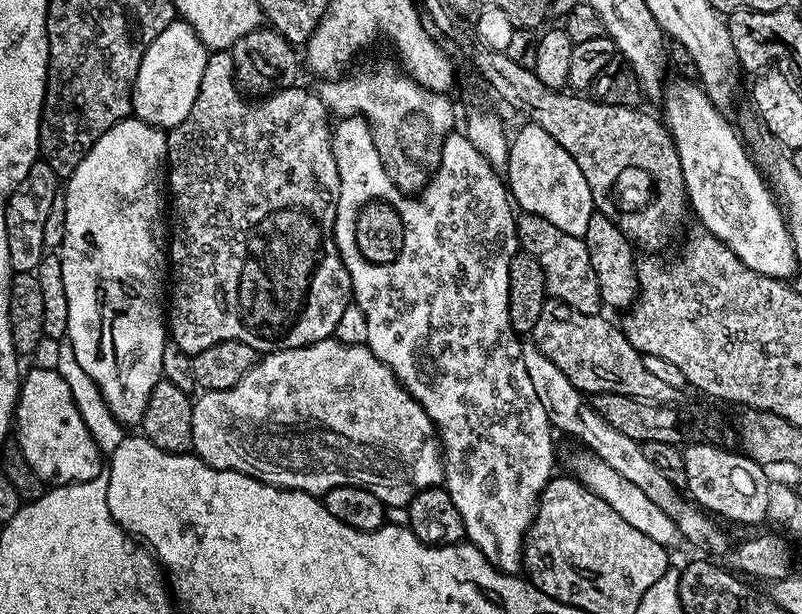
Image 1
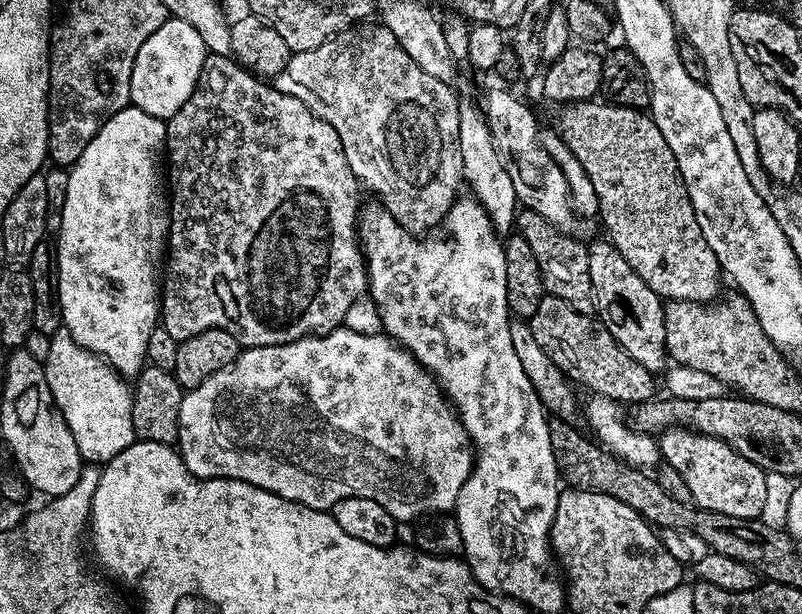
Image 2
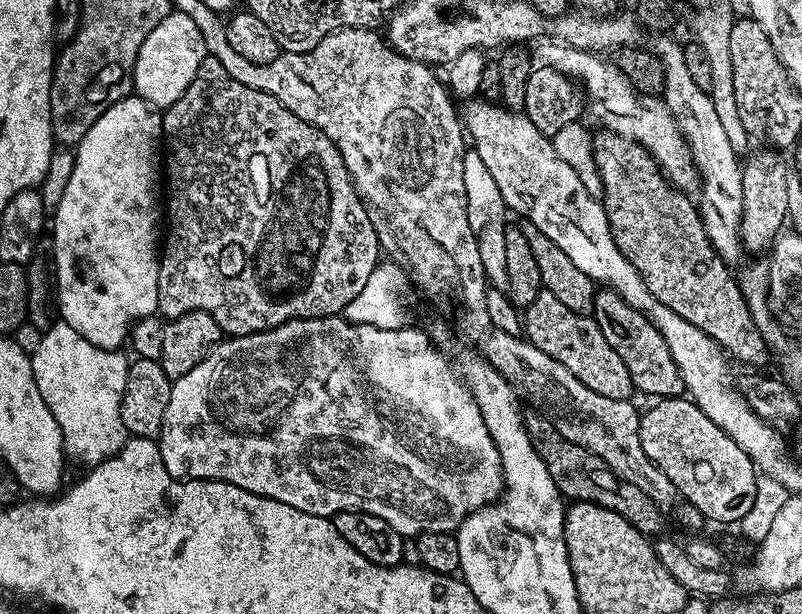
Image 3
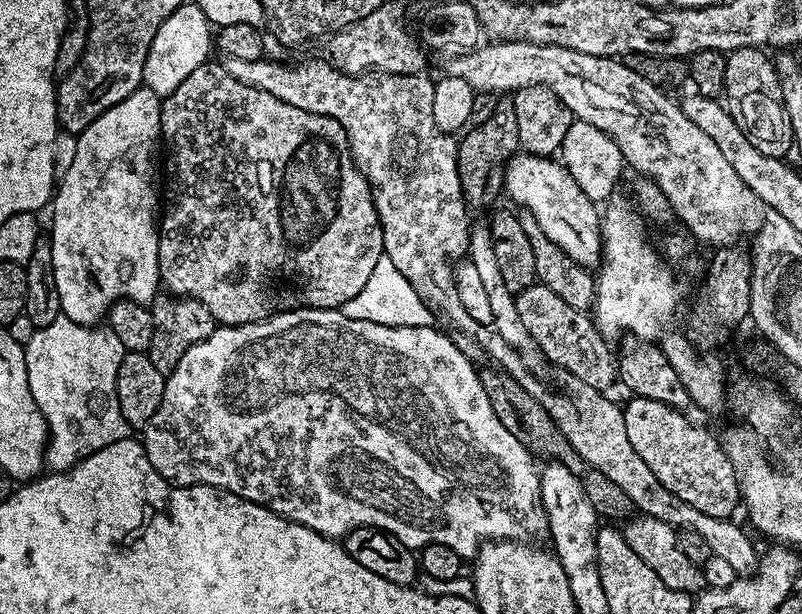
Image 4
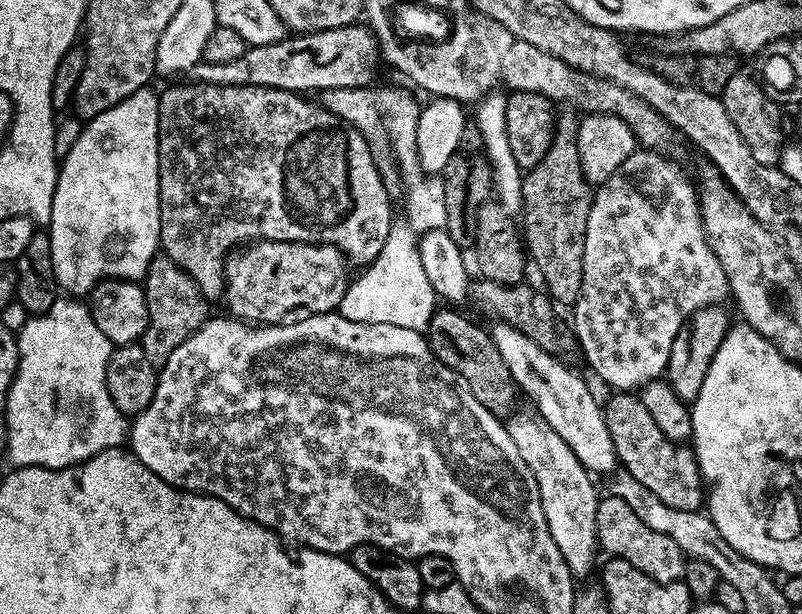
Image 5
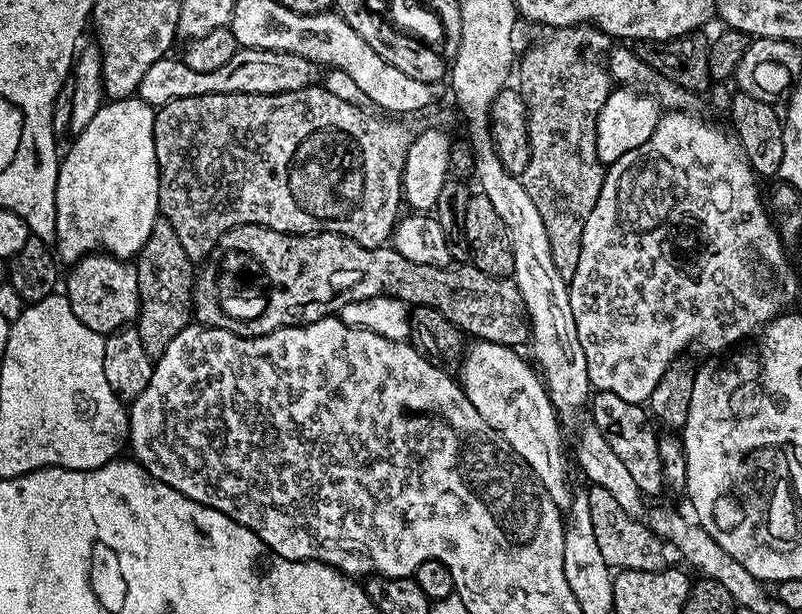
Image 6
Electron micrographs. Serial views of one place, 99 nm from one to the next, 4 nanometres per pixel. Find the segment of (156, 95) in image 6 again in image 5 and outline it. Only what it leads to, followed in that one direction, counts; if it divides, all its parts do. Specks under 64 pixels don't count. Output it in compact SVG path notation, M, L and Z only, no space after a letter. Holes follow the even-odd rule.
M363 23L348 24L345 28L327 28L321 32L305 32L292 34L283 40L258 46L249 47L242 58L234 58L234 62L225 64L195 64L190 76L193 81L201 84L257 84L259 88L281 88L297 94L312 94L315 88L327 90L330 88L363 88L371 85L376 76L376 63L381 63L382 53L380 44L372 29Z

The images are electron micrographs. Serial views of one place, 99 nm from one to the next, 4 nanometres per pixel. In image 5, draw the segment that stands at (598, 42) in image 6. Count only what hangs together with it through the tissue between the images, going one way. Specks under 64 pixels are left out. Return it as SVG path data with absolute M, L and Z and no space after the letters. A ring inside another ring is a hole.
M561 115L556 121L550 150L538 166L523 173L522 228L526 233L526 248L534 268L544 275L543 287L556 302L575 305L582 290L582 260L586 242L586 222L592 201L582 193L589 191L576 141L577 117Z

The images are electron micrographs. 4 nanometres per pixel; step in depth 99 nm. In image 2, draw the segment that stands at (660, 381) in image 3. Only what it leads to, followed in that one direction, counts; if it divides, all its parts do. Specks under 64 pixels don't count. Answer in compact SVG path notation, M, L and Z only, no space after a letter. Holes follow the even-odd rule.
M601 238L589 243L587 249L595 315L604 328L610 330L618 346L638 362L638 366L646 366L646 370L653 374L663 373L670 364L664 321L665 301L654 294L638 274L634 274L634 266L622 258L611 240Z

